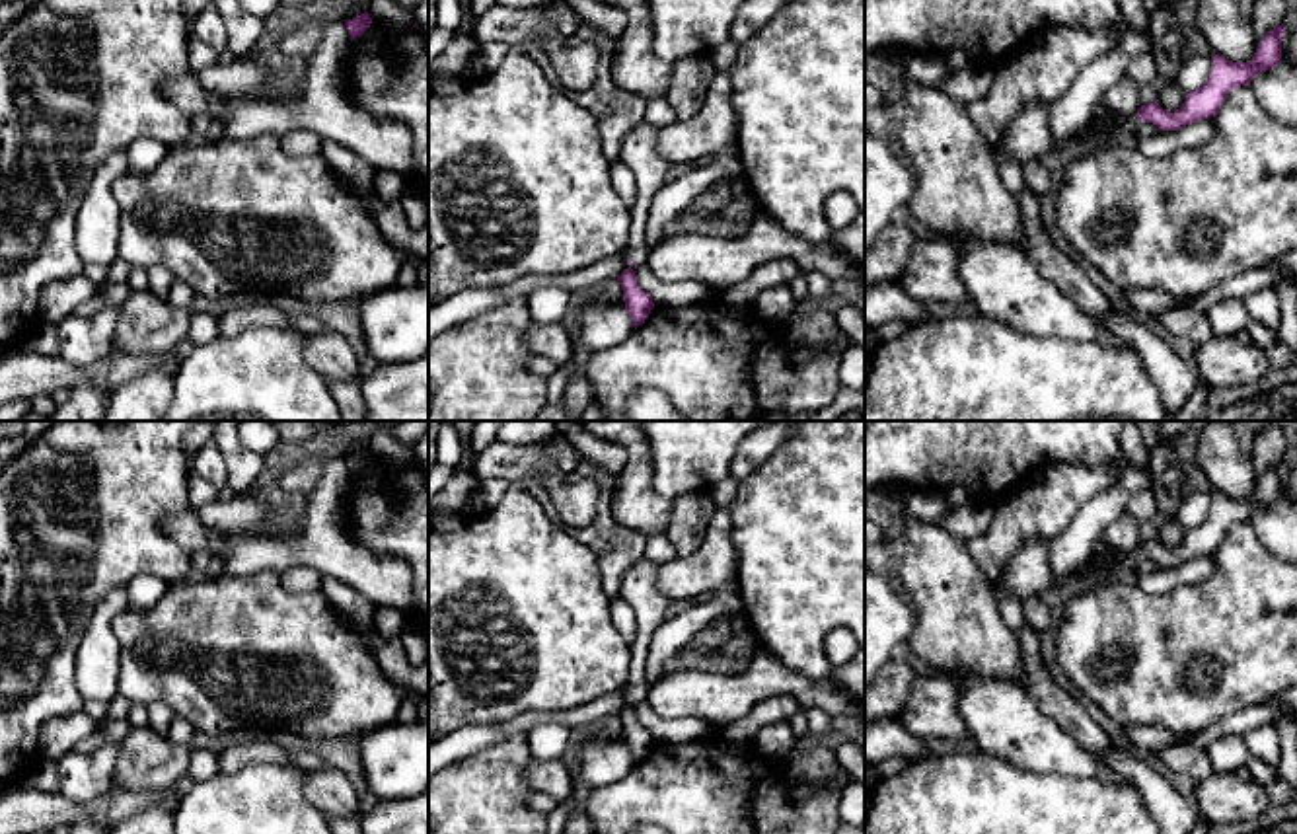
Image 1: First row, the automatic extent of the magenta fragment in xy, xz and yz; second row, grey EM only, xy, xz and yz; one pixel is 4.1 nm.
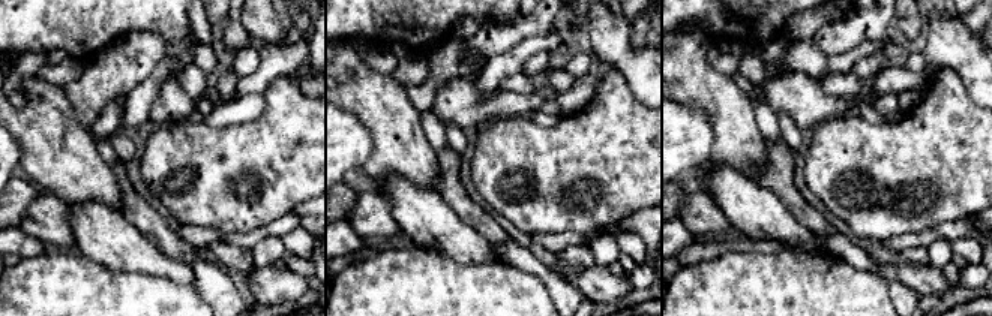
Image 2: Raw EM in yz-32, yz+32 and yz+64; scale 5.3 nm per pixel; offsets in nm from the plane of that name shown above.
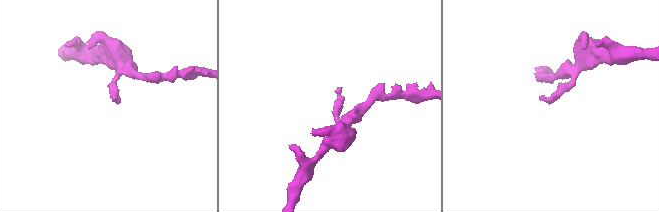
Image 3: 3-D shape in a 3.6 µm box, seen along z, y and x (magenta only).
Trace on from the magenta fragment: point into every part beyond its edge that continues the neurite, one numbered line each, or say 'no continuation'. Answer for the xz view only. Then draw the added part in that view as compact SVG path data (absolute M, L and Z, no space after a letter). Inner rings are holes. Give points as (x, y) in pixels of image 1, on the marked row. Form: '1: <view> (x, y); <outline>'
1: xz (639, 154); M648 123L637 125L621 144L619 162L635 175L637 195L631 207L629 242L623 255L641 265L647 261L648 247L645 230L652 197L666 183L670 162L656 150L656 129Z

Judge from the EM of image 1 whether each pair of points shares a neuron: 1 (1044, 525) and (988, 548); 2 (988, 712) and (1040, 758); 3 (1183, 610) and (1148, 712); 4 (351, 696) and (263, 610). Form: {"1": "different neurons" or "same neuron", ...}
{"1": "same neuron", "2": "same neuron", "3": "same neuron", "4": "same neuron"}

